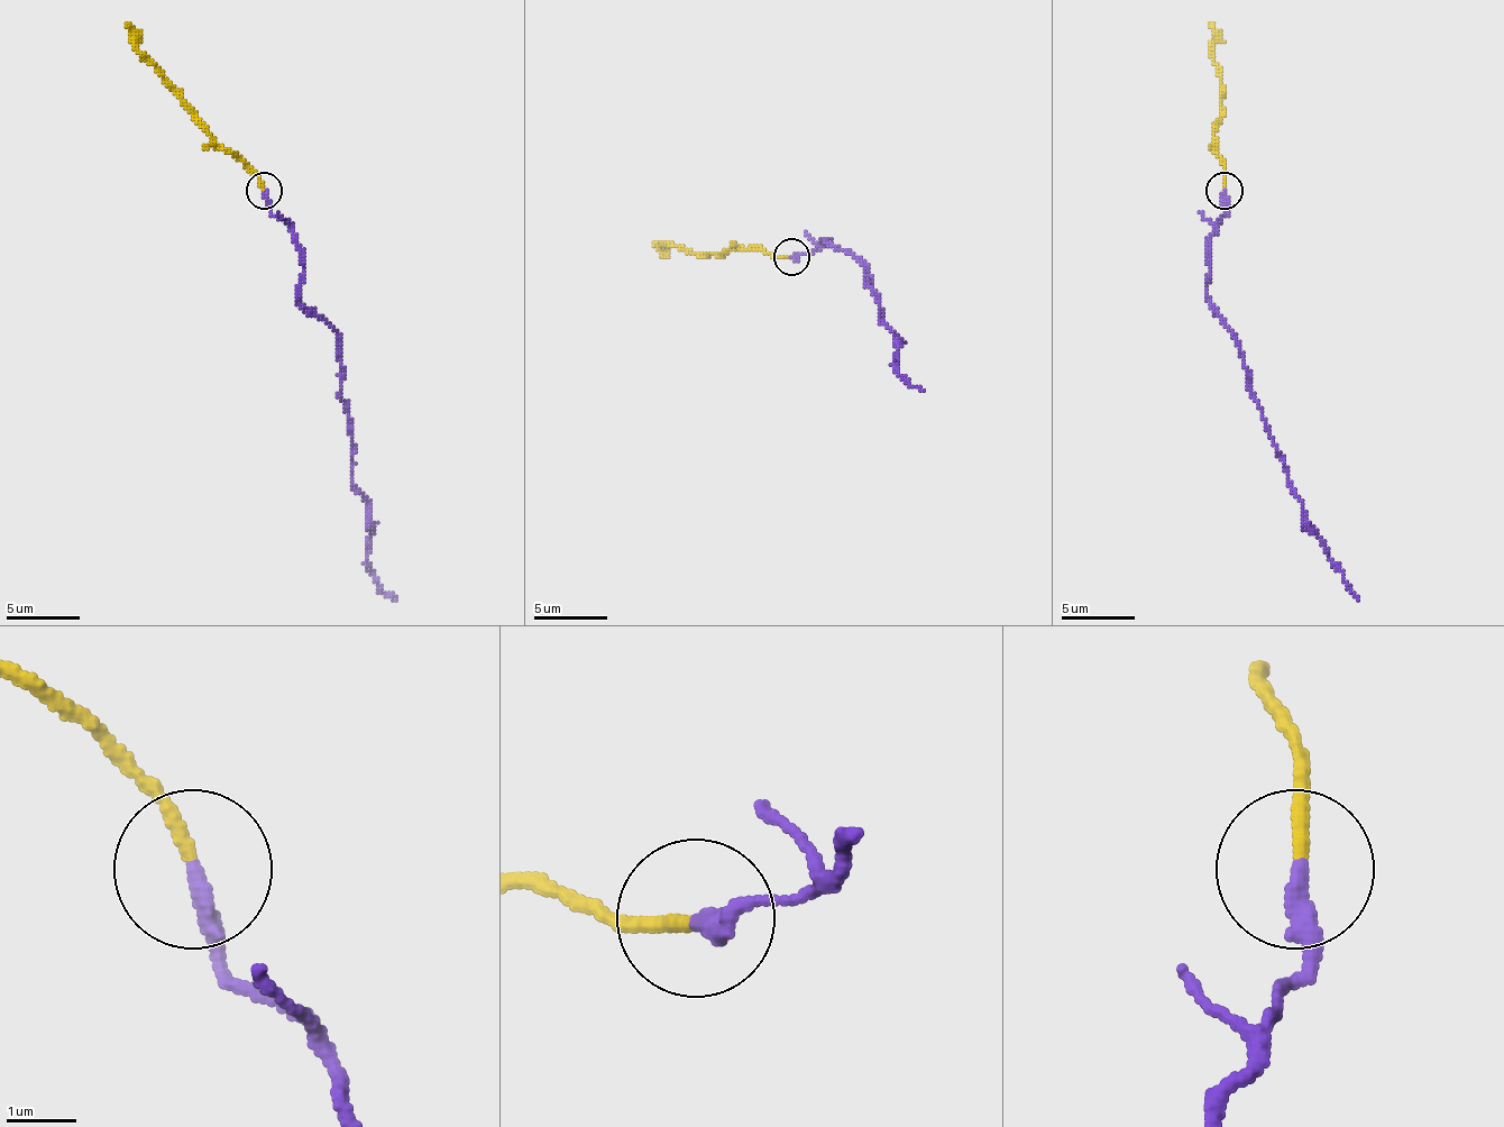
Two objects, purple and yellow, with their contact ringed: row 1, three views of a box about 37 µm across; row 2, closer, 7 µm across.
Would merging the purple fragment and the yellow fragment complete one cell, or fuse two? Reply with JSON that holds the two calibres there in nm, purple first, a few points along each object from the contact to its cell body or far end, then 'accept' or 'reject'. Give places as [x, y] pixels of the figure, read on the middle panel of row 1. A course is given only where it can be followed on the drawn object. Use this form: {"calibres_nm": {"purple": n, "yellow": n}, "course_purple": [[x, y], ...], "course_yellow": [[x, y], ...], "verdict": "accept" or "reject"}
{"calibres_nm": {"purple": 280, "yellow": 200}, "course_purple": [[790, 257], [827, 243], [827, 238], [864, 268], [876, 294], [879, 320], [893, 335], [893, 368], [924, 390]], "course_yellow": [[790, 257], [772, 257], [739, 246], [687, 254], [653, 243]], "verdict": "reject"}

